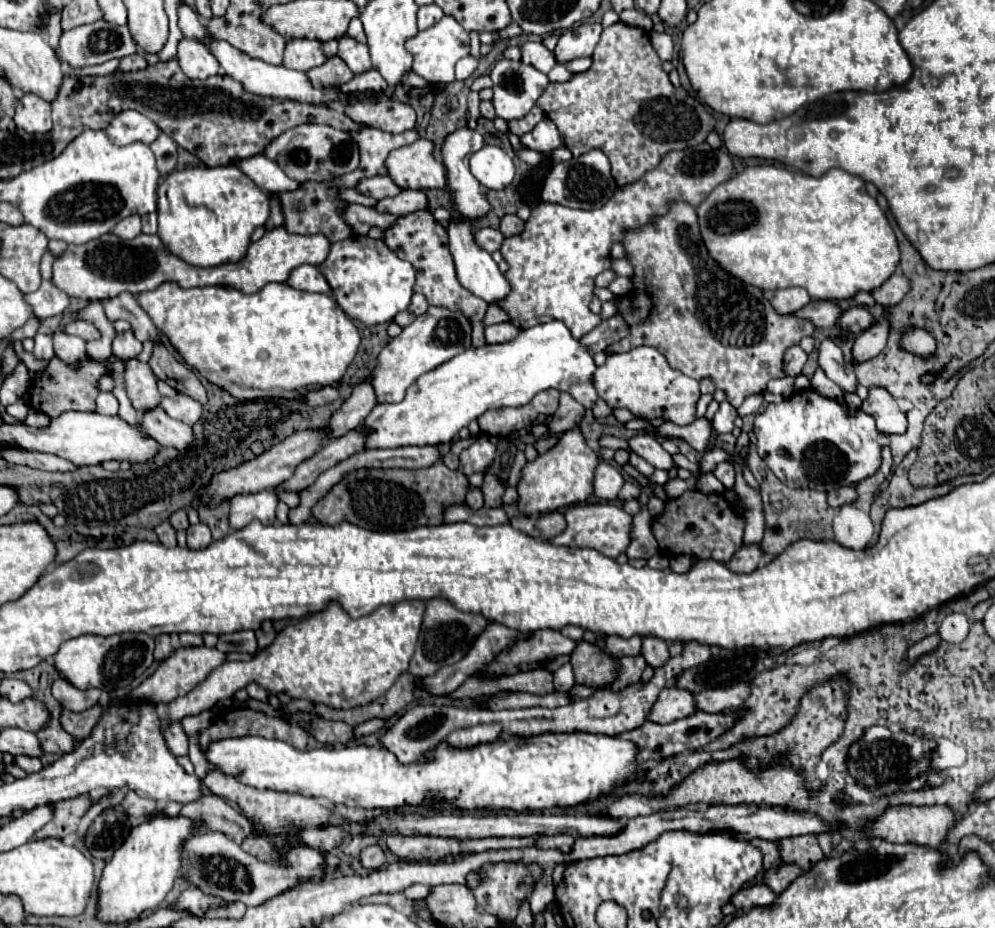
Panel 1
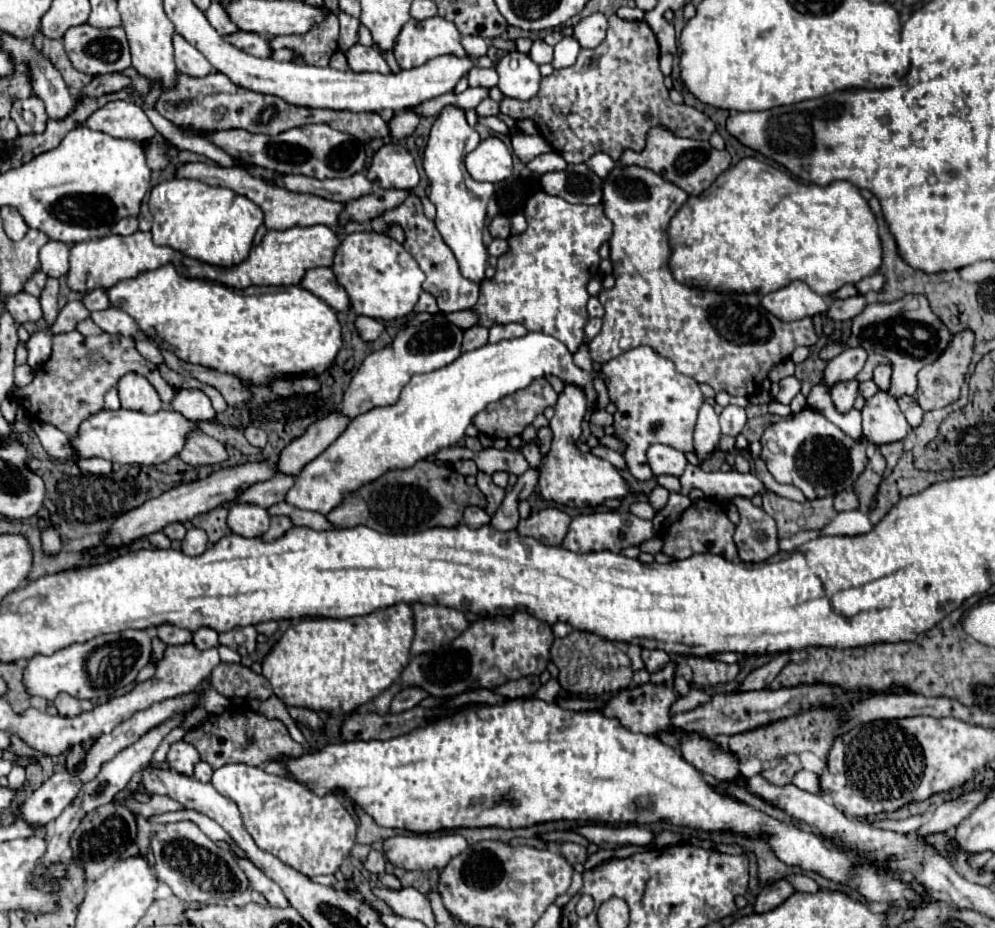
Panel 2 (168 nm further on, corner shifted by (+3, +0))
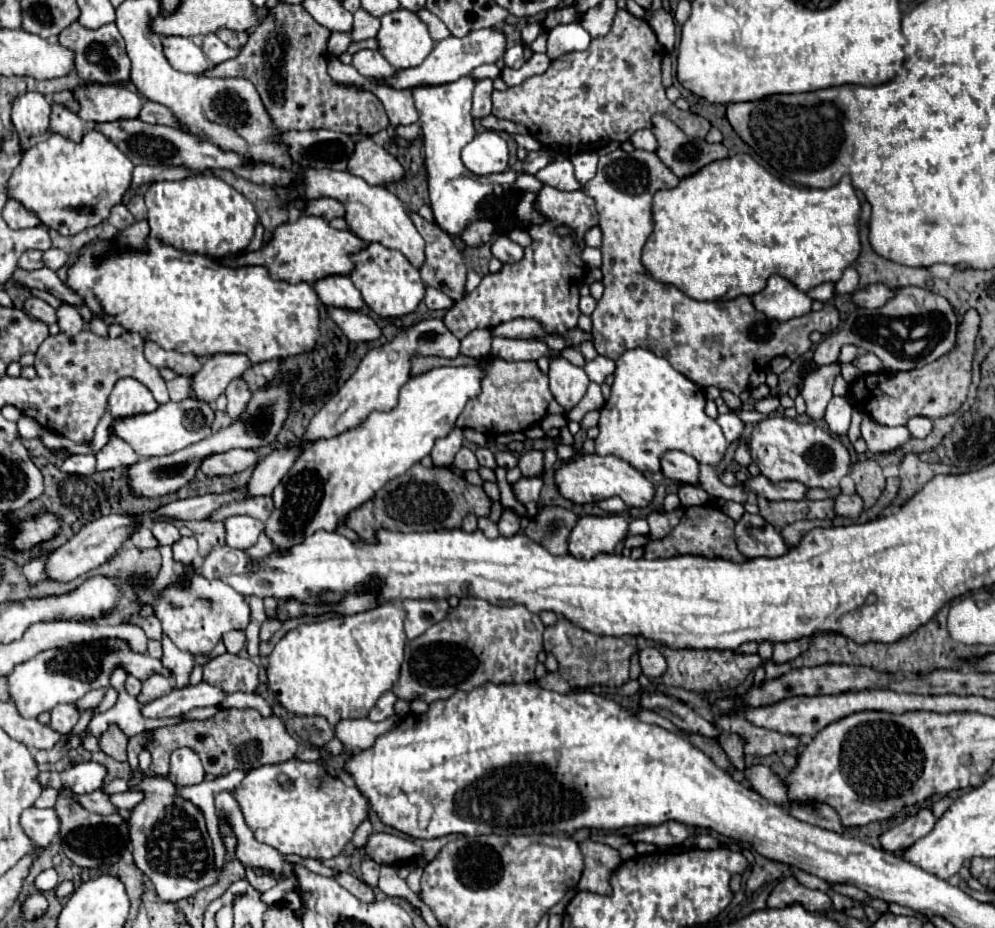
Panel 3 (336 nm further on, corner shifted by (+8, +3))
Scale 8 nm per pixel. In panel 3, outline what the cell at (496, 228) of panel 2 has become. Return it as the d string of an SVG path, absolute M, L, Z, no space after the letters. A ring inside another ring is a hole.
M480 219L480 221L474 221L472 225L468 225L468 229L462 233L462 241L470 247L480 247L484 243L488 243L494 235L494 225L492 221L486 221L486 219Z

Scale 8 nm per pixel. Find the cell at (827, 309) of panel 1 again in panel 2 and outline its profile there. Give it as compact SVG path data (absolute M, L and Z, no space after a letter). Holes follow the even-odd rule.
M863 294L845 298L845 300L835 300L827 308L827 316L831 320L851 320L855 318L863 308L867 306L867 298Z

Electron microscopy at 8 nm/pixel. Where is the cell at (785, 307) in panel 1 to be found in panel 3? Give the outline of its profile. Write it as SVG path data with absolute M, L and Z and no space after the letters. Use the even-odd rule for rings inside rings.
M772 275L764 291L752 297L752 303L758 311L776 321L788 321L792 317L800 317L804 313L810 313L812 307L812 299L780 275Z

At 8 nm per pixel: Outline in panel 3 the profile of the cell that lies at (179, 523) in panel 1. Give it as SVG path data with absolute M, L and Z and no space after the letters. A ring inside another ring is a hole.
M156 521L152 525L152 533L154 533L154 537L158 539L160 545L172 545L172 543L176 543L180 539L178 527L174 523L170 523L170 521Z

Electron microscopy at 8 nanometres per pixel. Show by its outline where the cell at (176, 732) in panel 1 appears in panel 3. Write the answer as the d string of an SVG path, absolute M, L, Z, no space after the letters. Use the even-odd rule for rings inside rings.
M180 747L172 751L168 775L178 785L196 785L204 781L204 769L202 769L200 757L188 747Z

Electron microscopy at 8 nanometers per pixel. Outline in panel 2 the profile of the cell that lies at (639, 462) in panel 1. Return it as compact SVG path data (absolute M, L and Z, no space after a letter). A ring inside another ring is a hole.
M637 346L603 364L599 376L605 378L611 402L617 406L617 412L613 414L613 436L625 442L623 458L627 470L637 480L649 480L653 476L647 462L647 450L651 444L659 442L681 452L695 452L693 430L697 424L697 412L705 398L699 384L693 378L679 374L671 360L655 354L649 346Z

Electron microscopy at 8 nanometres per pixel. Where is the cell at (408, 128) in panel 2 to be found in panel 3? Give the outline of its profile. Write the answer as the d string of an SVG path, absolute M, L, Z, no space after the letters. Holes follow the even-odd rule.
M416 123L396 127L396 135L398 135L398 137L402 137L402 139L406 139L406 141L414 141L414 139L418 137L418 133L420 133L420 127L418 127Z

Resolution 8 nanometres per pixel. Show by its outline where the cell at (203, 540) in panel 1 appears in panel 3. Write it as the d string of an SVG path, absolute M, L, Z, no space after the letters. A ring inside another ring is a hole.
M182 537L180 541L176 541L172 545L172 551L174 551L174 561L178 561L182 565L192 563L196 559L196 555L198 555L196 537Z

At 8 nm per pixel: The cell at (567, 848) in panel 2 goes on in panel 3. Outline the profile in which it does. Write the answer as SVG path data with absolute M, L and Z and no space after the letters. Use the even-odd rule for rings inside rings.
M582 841L580 853L584 857L584 879L580 879L578 889L582 891L594 891L600 895L610 895L610 875L612 871L622 863L616 849L594 843L594 841Z

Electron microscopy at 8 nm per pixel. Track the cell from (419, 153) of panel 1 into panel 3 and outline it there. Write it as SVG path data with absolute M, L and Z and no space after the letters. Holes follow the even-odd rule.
M370 137L356 145L352 161L348 161L348 171L362 177L368 185L386 185L404 177L402 163Z

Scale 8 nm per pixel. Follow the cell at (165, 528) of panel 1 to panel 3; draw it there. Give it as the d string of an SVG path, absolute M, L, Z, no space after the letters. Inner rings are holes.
M140 527L140 533L136 533L136 537L132 537L132 543L140 549L152 549L152 547L158 547L158 541L156 537L152 535L150 527Z

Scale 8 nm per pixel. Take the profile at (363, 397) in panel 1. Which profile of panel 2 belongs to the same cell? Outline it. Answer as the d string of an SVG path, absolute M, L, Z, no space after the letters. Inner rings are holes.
M333 412L327 418L317 420L307 428L307 432L293 442L289 442L277 460L279 472L289 472L289 476L297 476L305 464L315 460L349 424L349 418Z

